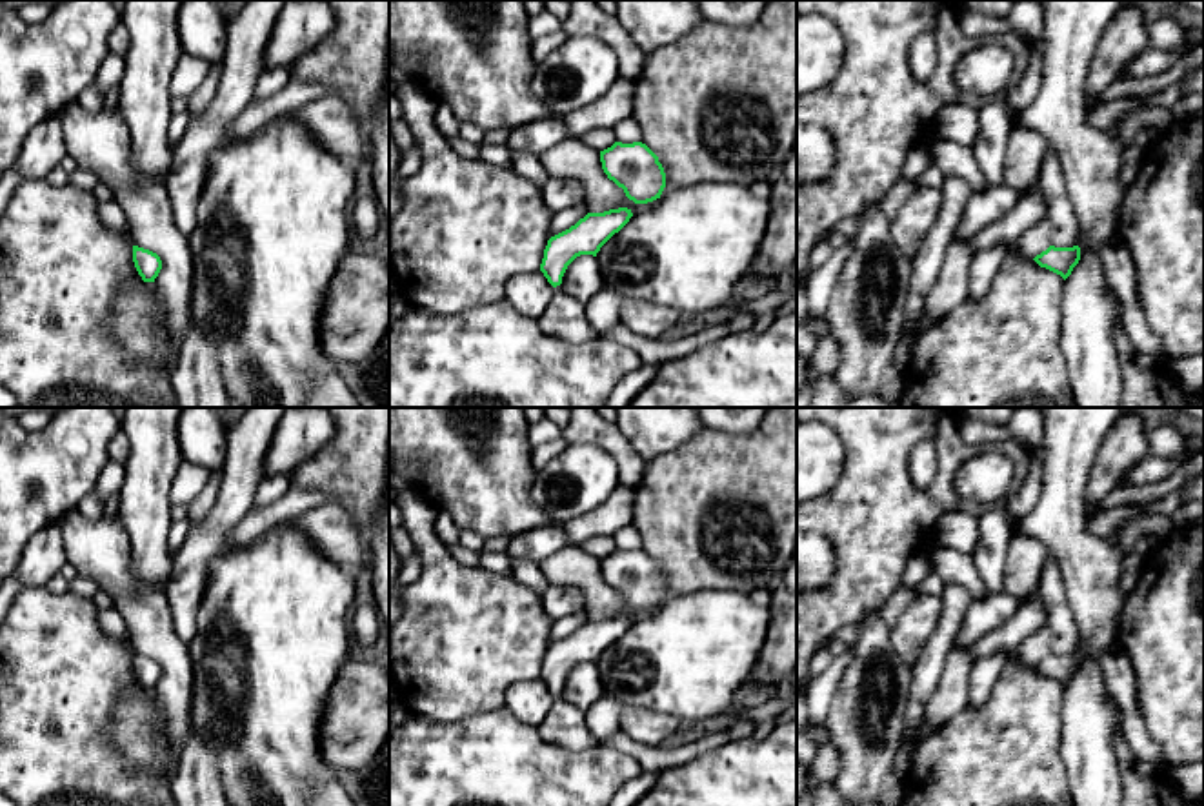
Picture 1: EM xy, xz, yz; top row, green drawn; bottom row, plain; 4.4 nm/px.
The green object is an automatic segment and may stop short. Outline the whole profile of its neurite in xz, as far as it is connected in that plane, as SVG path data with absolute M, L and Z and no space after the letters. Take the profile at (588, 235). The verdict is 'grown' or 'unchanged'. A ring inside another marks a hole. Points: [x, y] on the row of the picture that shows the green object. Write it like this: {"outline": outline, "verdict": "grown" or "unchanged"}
{"outline": "M627 207L587 213L575 226L547 240L540 271L553 286L553 298L547 309L537 318L544 333L566 342L589 342L598 337L598 331L586 318L584 304L560 289L562 277L577 257L597 257L600 247L631 217L633 213Z", "verdict": "grown"}

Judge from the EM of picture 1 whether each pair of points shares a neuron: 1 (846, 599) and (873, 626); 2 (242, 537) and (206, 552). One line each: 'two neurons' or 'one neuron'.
1: two neurons
2: two neurons

